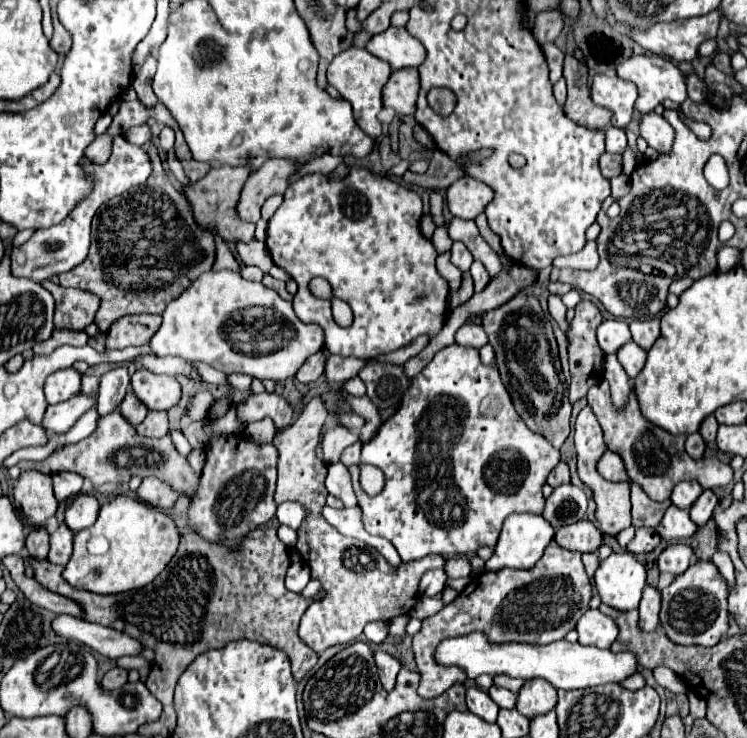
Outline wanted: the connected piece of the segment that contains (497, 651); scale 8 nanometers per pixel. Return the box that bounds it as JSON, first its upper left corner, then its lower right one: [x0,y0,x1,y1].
[435,632,639,690]

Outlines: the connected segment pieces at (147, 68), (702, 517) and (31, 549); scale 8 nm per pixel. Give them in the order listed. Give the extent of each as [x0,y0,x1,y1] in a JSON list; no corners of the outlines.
[[131,56,157,108],[689,490,717,526],[25,528,49,558]]

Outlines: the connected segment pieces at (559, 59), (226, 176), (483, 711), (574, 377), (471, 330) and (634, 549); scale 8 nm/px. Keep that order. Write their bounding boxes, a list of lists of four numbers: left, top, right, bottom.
[[543,46,565,84],[183,166,255,244],[467,688,499,722],[567,300,603,404],[455,322,489,348],[627,528,661,554]]

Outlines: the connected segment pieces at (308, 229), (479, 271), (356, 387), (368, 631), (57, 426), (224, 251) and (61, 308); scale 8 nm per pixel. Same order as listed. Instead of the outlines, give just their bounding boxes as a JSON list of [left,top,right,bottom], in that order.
[[265,168,451,360],[471,262,491,292],[345,376,366,397],[363,622,389,644],[43,392,97,434],[213,236,241,272],[41,280,101,330]]

